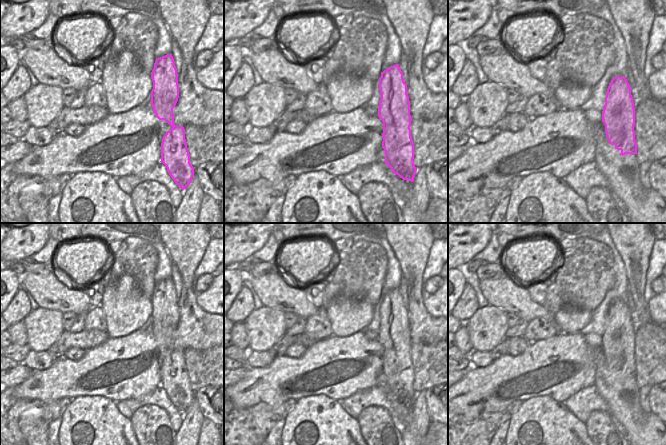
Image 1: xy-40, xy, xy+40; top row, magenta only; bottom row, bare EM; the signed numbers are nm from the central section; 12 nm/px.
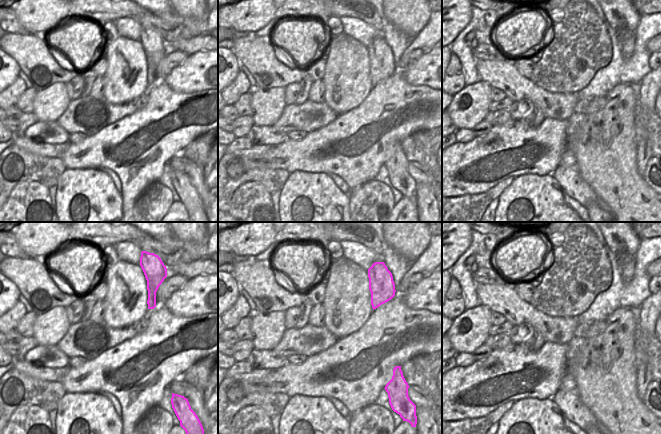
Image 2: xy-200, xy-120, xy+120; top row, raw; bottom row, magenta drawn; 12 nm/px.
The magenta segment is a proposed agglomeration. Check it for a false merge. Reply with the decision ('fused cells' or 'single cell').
single cell

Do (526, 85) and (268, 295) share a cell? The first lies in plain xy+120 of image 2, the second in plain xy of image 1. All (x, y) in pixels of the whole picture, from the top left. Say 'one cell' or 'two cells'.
one cell

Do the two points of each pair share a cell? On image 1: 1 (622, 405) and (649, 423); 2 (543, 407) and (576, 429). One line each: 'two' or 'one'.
1: one
2: one

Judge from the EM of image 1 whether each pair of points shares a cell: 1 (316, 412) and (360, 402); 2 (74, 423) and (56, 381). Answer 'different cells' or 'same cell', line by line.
1: different cells
2: different cells

